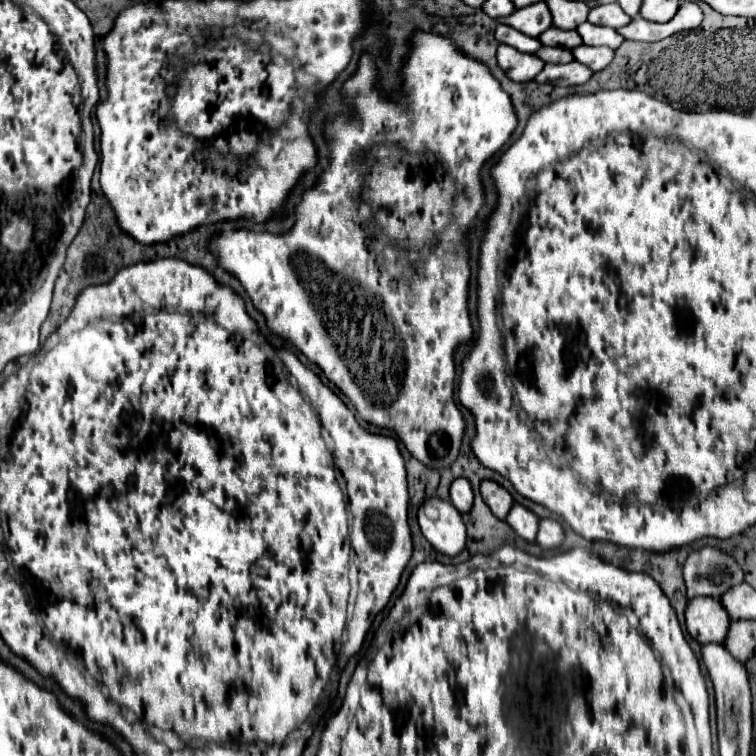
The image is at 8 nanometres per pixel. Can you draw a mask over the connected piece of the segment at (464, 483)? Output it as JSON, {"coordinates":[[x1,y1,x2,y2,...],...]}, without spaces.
{"coordinates":[[456,478,450,488,450,502,458,508,458,512,468,512,474,502,472,486,466,478]]}

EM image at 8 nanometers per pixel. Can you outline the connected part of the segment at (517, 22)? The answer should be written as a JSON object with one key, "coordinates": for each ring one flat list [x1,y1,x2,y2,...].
{"coordinates":[[536,2,526,8,520,8,512,16,508,16,500,22,512,24,512,28,524,32,526,36,536,36,536,38,542,32,546,32,548,28,552,28,552,16,550,16,550,10,544,2]]}

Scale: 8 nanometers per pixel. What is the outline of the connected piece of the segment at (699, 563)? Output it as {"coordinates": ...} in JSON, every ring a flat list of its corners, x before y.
{"coordinates":[[704,546,688,556,684,564,684,580,688,598,716,596,720,598,732,586,744,582,742,566,734,556,714,546]]}

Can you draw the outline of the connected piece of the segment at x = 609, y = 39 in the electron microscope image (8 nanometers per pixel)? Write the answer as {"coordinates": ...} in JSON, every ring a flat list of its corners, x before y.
{"coordinates":[[590,22,580,24,578,34,582,36,584,44,588,44,588,46,608,46,608,48,616,50,624,42,624,38,614,28,596,26,596,24,590,24]]}

